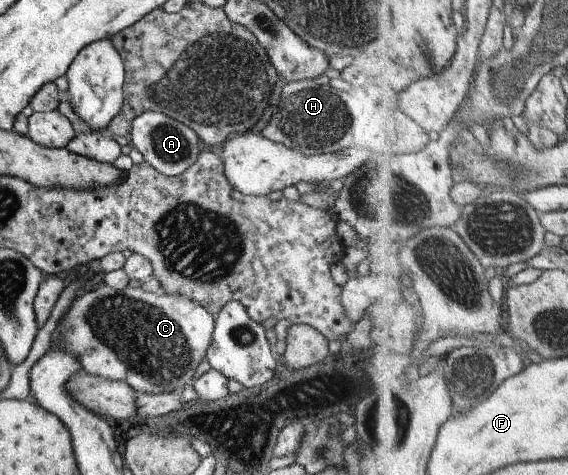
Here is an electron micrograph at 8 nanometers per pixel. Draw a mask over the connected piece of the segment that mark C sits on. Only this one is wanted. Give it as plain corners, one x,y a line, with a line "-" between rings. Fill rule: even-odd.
102,284
91,291
77,292
69,308
63,313
55,330
52,332
49,347
54,348
56,345
60,350
74,356
78,365
81,367
81,371
87,374
98,376
102,379
126,382
136,393
167,394
178,387
183,389
184,385
190,385
192,383
192,375
194,375
198,363
202,361
202,357
205,356
206,350
210,345
213,321
214,316
208,313
197,301
191,300
189,297
178,295
169,296
168,294
159,295
158,293
146,292
139,287
130,287
130,285
116,289
114,287
111,288
109,285

